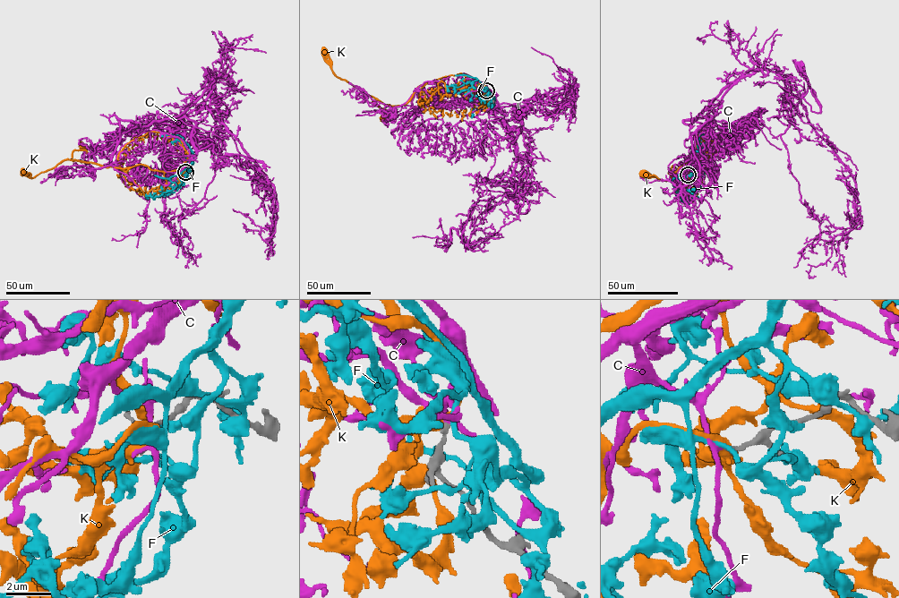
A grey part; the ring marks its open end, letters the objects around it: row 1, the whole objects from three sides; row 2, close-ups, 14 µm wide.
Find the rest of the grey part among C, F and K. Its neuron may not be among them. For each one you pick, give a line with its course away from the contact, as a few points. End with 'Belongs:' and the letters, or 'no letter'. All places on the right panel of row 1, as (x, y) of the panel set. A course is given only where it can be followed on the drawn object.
C: it runs (688, 175), (682, 167), (706, 145), (712, 101), (749, 71), (776, 72), (818, 113), (800, 67)
Belongs: C

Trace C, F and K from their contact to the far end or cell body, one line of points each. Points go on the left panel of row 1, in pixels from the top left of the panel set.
C: (185, 172), (196, 151), (195, 124), (185, 111), (216, 76), (209, 94), (228, 115), (220, 111), (209, 73)
F: (185, 172), (184, 169), (170, 177), (175, 184), (173, 189), (153, 198), (146, 195), (149, 198)
K: (185, 173), (178, 169), (151, 170), (139, 164), (119, 168), (64, 159), (33, 177), (23, 172)

